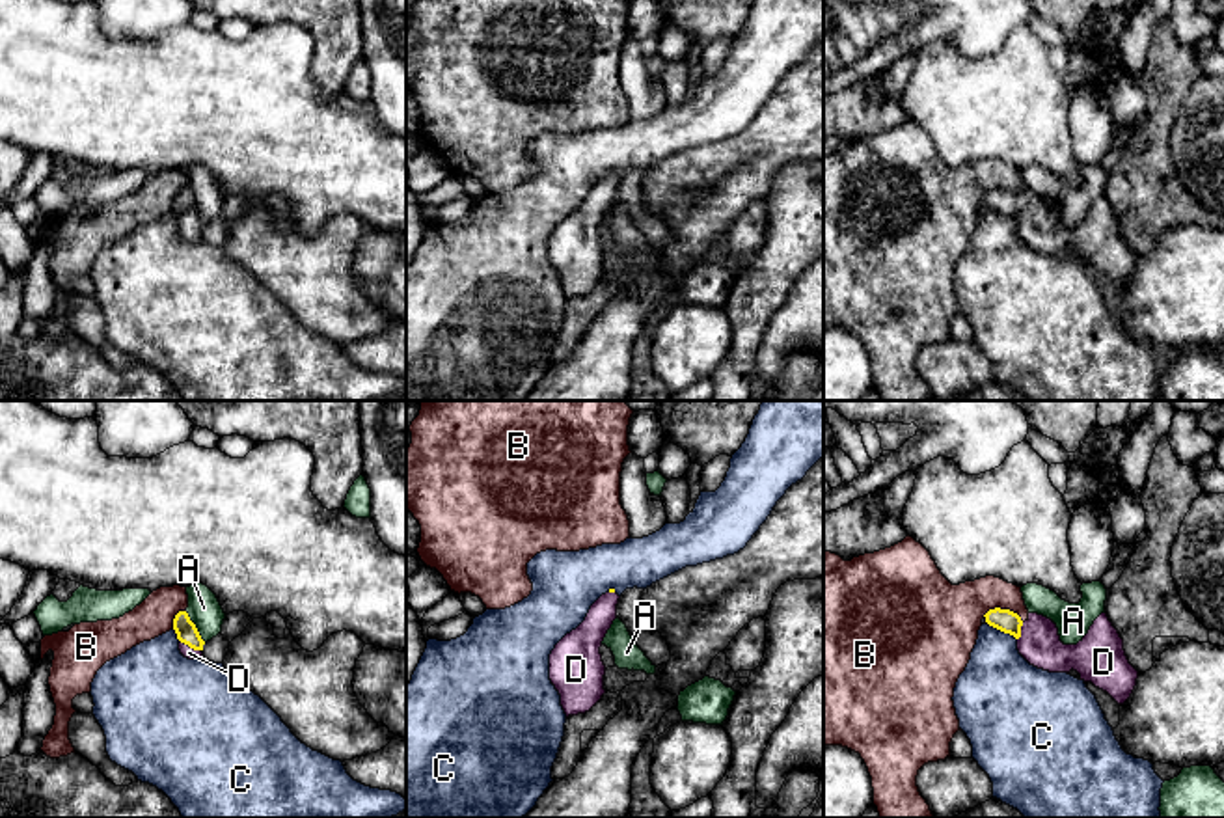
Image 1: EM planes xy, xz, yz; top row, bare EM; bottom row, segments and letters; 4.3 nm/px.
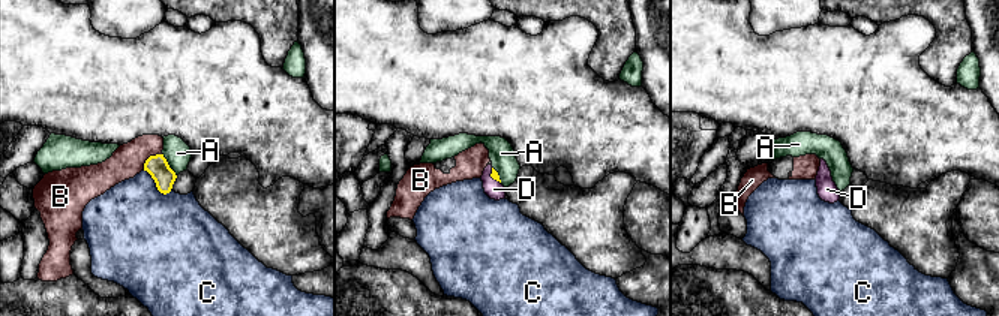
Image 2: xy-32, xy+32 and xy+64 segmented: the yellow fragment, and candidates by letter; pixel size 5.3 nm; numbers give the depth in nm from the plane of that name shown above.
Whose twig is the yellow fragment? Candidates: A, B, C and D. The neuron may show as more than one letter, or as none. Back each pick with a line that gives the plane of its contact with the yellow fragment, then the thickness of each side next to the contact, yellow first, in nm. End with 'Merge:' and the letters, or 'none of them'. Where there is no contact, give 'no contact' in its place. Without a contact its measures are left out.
D: meets yellow in xy; 90 nm thick on the yellow side, 50 nm on the other
Merge: D

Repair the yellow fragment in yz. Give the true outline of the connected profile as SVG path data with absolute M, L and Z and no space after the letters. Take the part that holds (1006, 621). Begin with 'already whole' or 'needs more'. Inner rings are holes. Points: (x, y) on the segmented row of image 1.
needs more | M995 607L984 615L982 624L1013 635L1019 654L1030 665L1049 673L1073 669L1081 680L1107 691L1118 704L1123 704L1136 686L1138 671L1129 663L1123 639L1107 613L1094 620L1077 645L1064 645L1056 624L1038 613L1028 613L1023 622L1017 613Z

